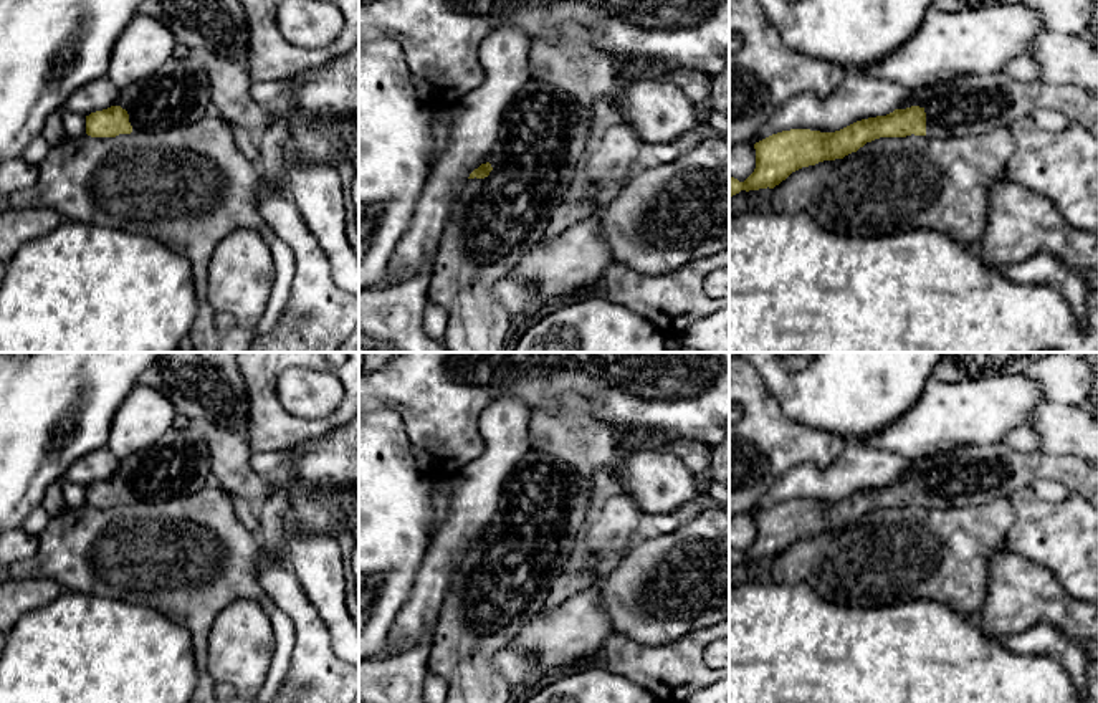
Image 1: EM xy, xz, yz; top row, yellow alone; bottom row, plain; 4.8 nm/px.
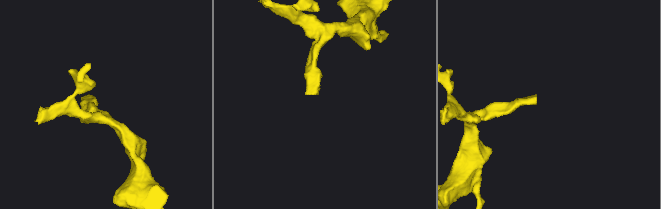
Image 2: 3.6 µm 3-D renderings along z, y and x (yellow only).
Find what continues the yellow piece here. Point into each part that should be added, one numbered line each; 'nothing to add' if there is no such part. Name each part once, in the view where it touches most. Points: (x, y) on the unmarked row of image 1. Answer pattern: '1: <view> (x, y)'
1: yz (969, 475)

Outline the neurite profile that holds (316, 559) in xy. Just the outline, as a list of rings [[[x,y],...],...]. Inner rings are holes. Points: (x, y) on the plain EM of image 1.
[[[288,521],[286,548],[291,567],[331,635],[337,658],[359,667],[359,625],[344,600],[344,566],[336,538],[301,531]]]

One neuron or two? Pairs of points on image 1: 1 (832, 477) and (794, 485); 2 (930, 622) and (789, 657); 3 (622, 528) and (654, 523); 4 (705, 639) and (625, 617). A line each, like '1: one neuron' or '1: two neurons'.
1: one neuron
2: one neuron
3: two neurons
4: two neurons

